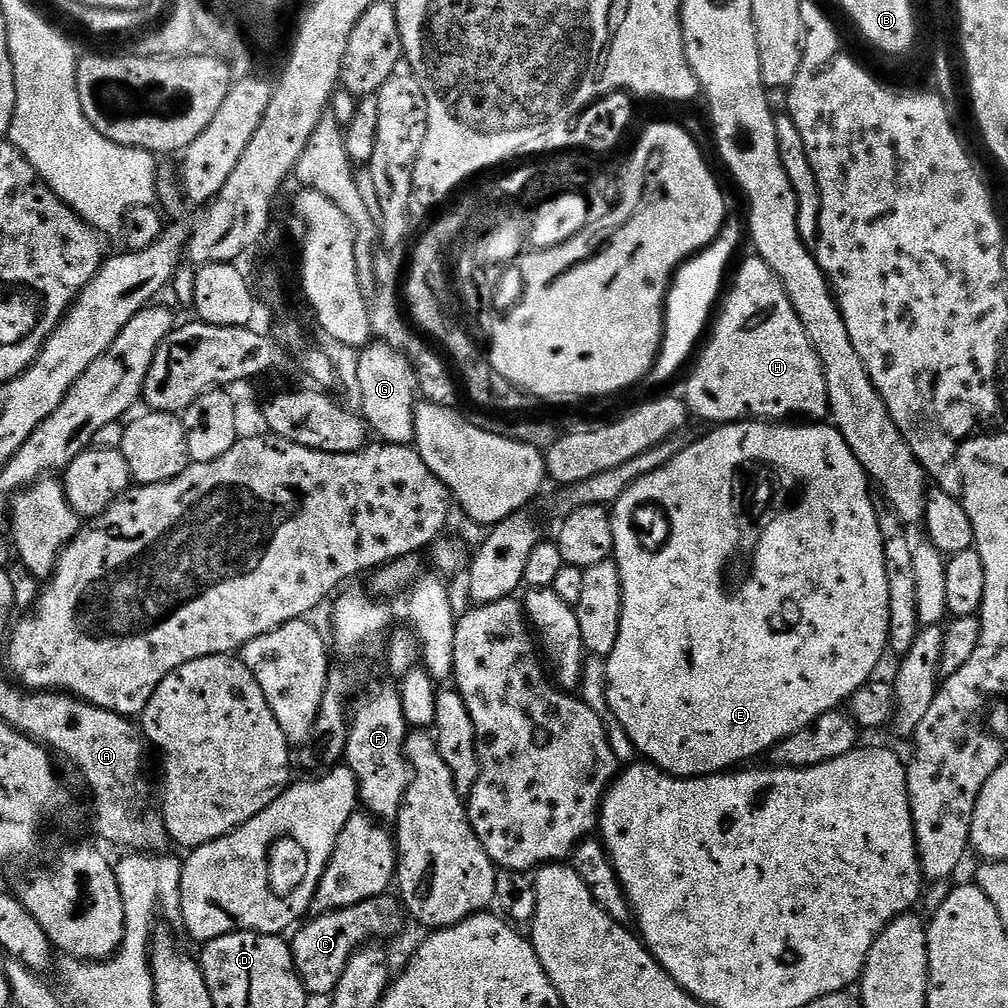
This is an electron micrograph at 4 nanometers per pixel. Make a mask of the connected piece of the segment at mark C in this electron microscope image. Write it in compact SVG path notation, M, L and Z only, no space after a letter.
M385 894L352 908L339 908L336 912L325 912L312 919L303 925L305 928L296 937L291 937L292 957L296 972L311 995L332 996L342 972L346 970L348 959L358 948L375 941L375 936L394 935L406 921L406 912L395 895Z

